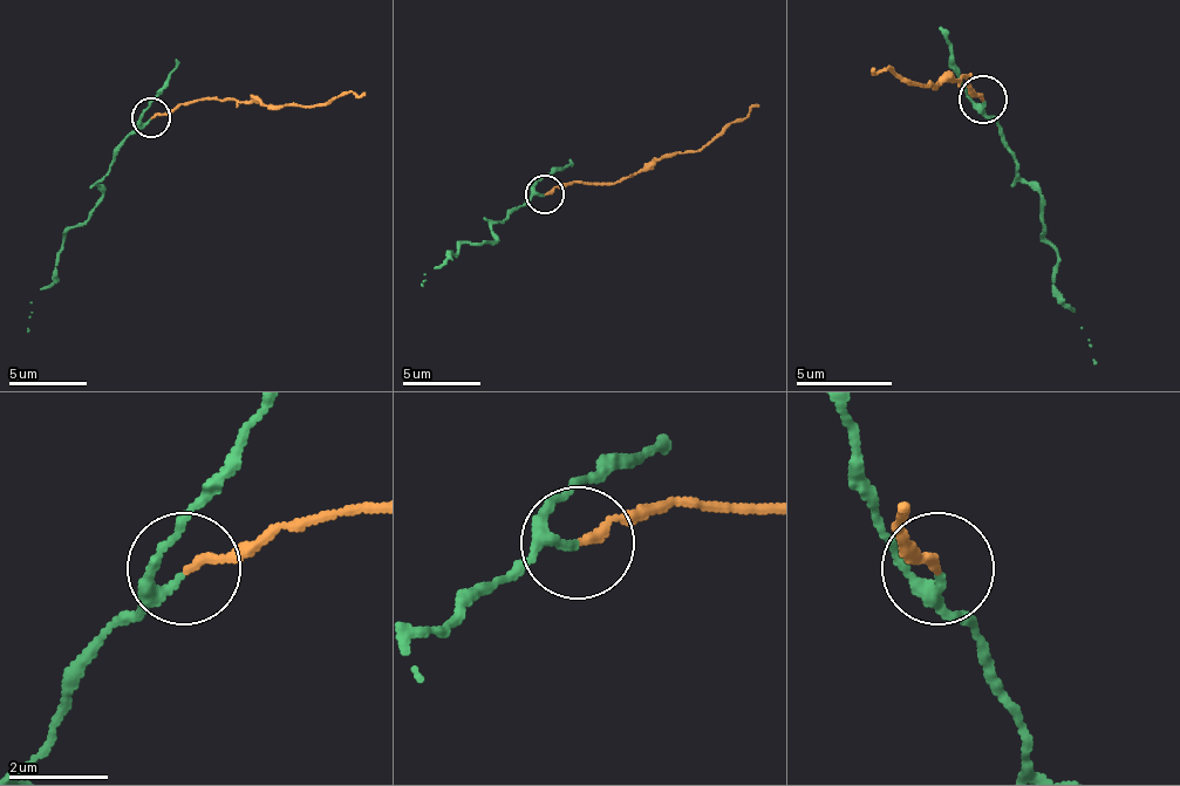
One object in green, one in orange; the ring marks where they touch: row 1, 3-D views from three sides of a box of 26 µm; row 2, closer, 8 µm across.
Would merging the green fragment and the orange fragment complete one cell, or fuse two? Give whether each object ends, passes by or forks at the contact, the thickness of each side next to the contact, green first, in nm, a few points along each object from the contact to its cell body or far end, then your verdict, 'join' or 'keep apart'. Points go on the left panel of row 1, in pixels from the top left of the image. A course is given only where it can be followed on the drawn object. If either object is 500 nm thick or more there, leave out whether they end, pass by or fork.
green passes by | orange ends | 190/160 nm | green via (150, 118), (138, 125), (99, 180), (99, 204), (63, 236), (56, 278), (33, 301), (28, 333) | orange via (150, 118), (177, 107), (227, 98), (271, 107), (306, 107), (365, 90) | join

